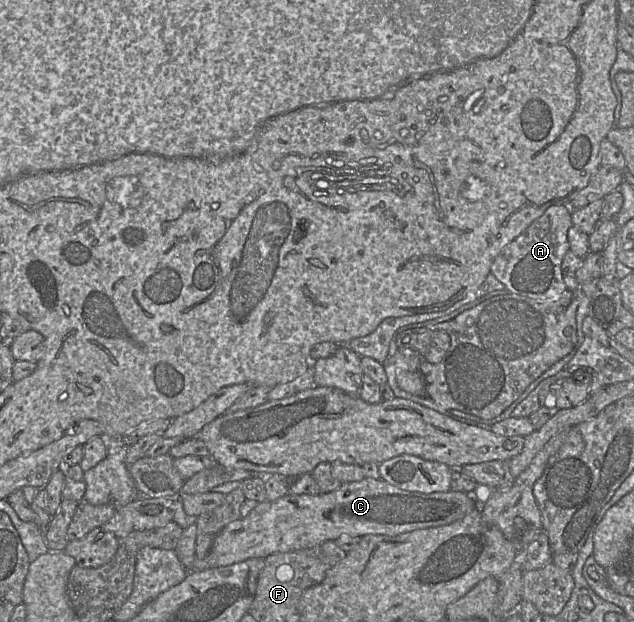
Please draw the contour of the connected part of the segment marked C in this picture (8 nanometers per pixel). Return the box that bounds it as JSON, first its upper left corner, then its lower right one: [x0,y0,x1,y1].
[192,477,477,571]

